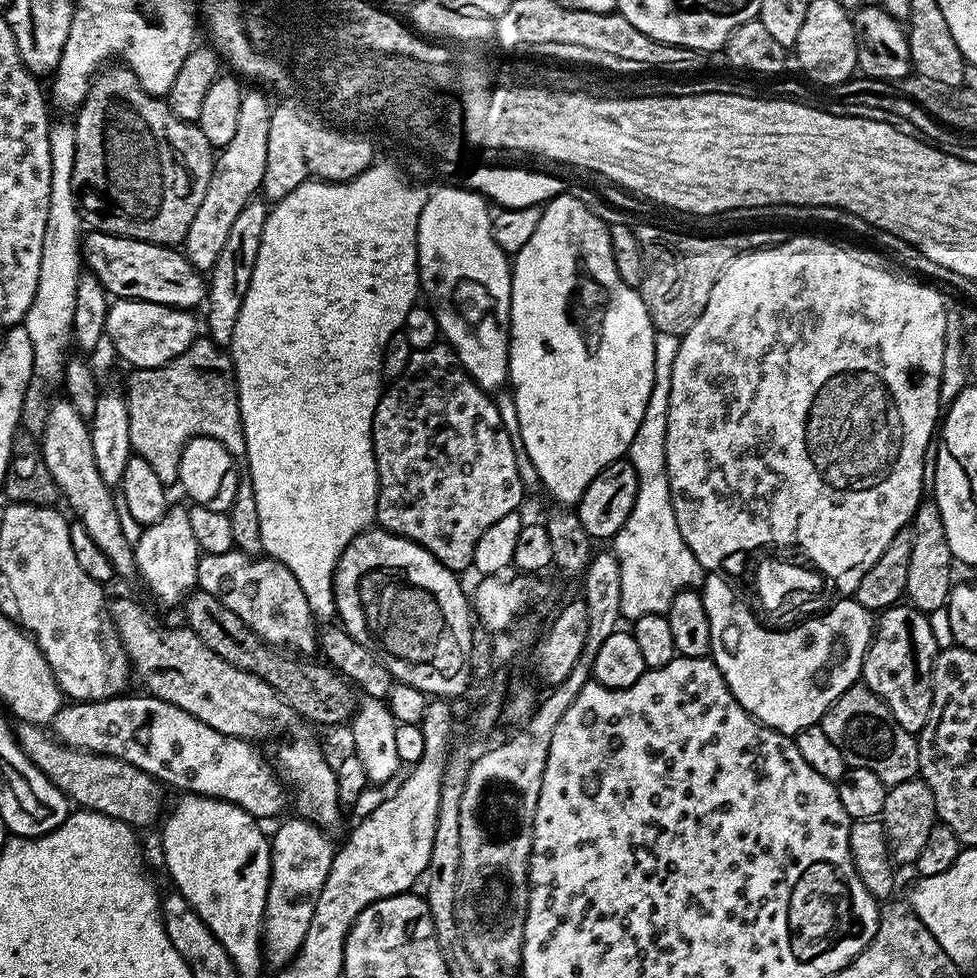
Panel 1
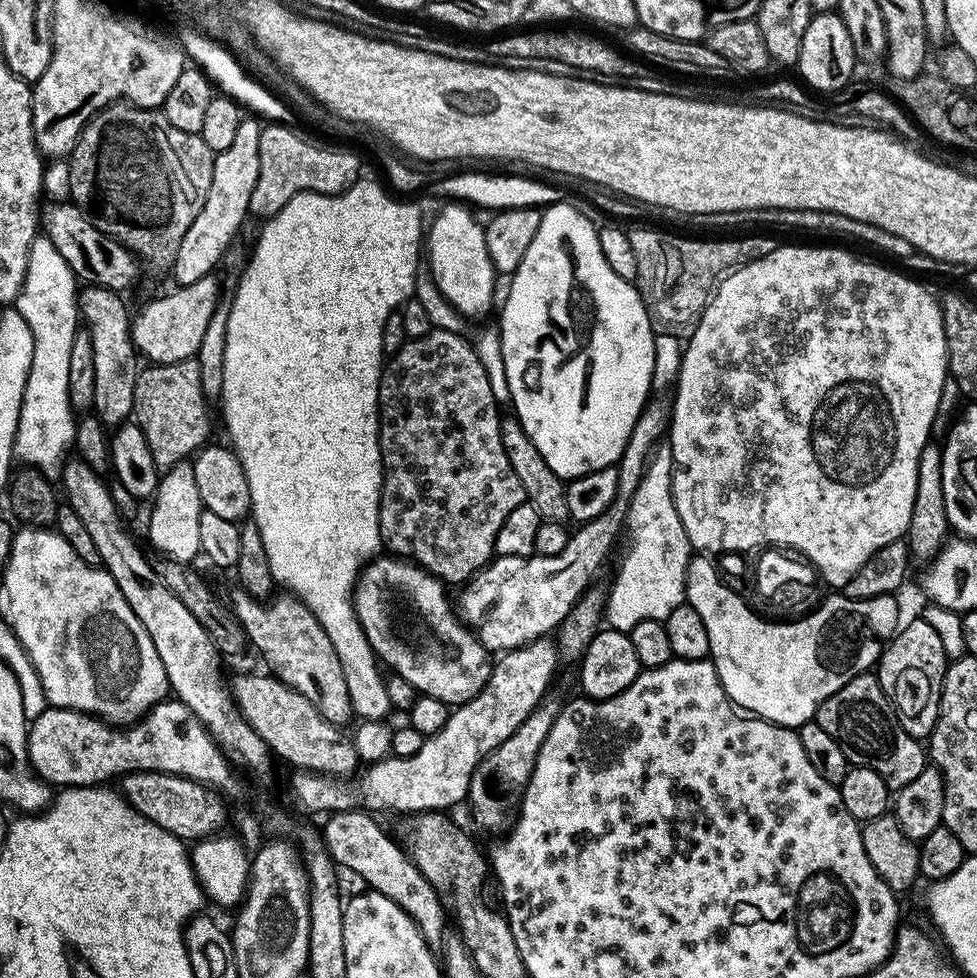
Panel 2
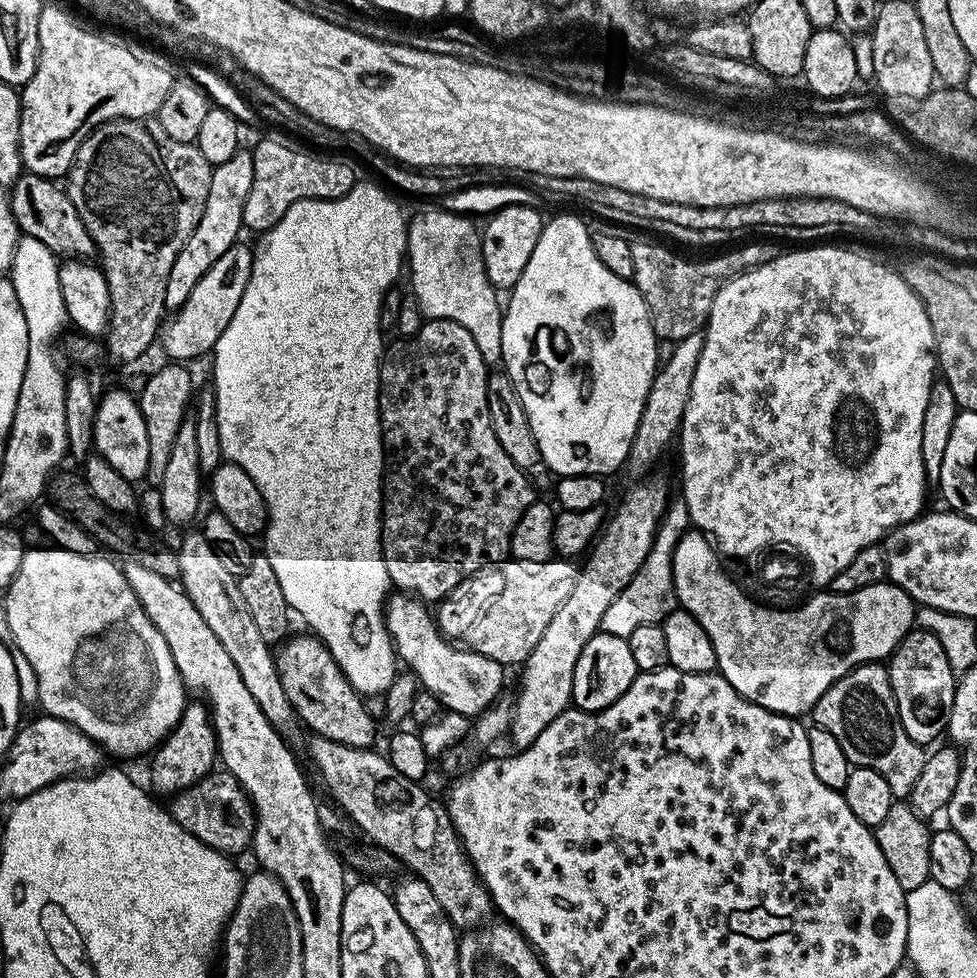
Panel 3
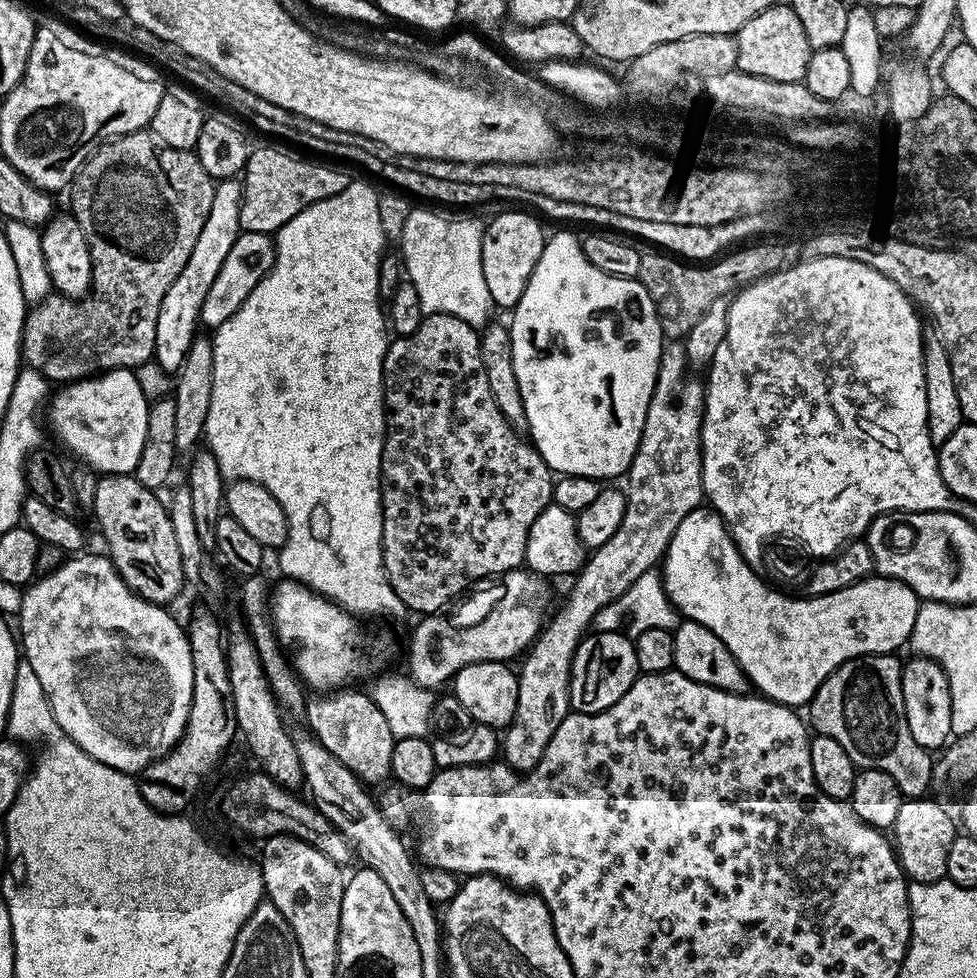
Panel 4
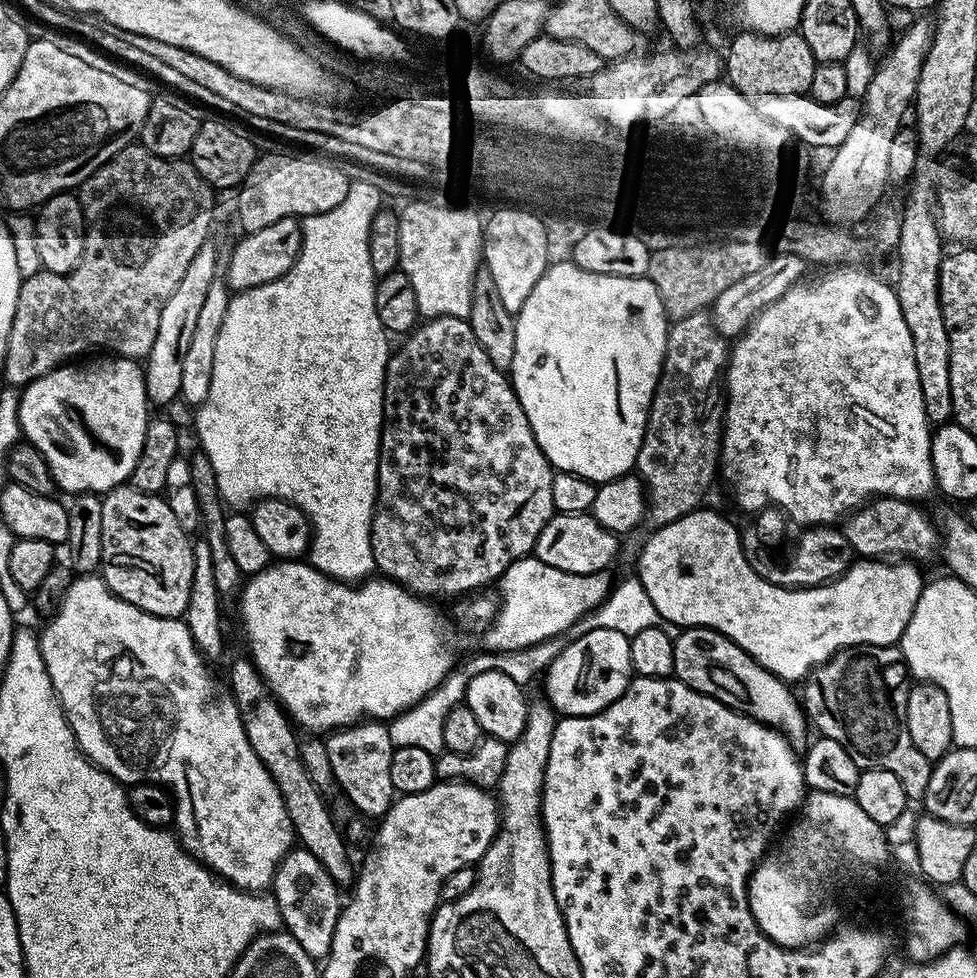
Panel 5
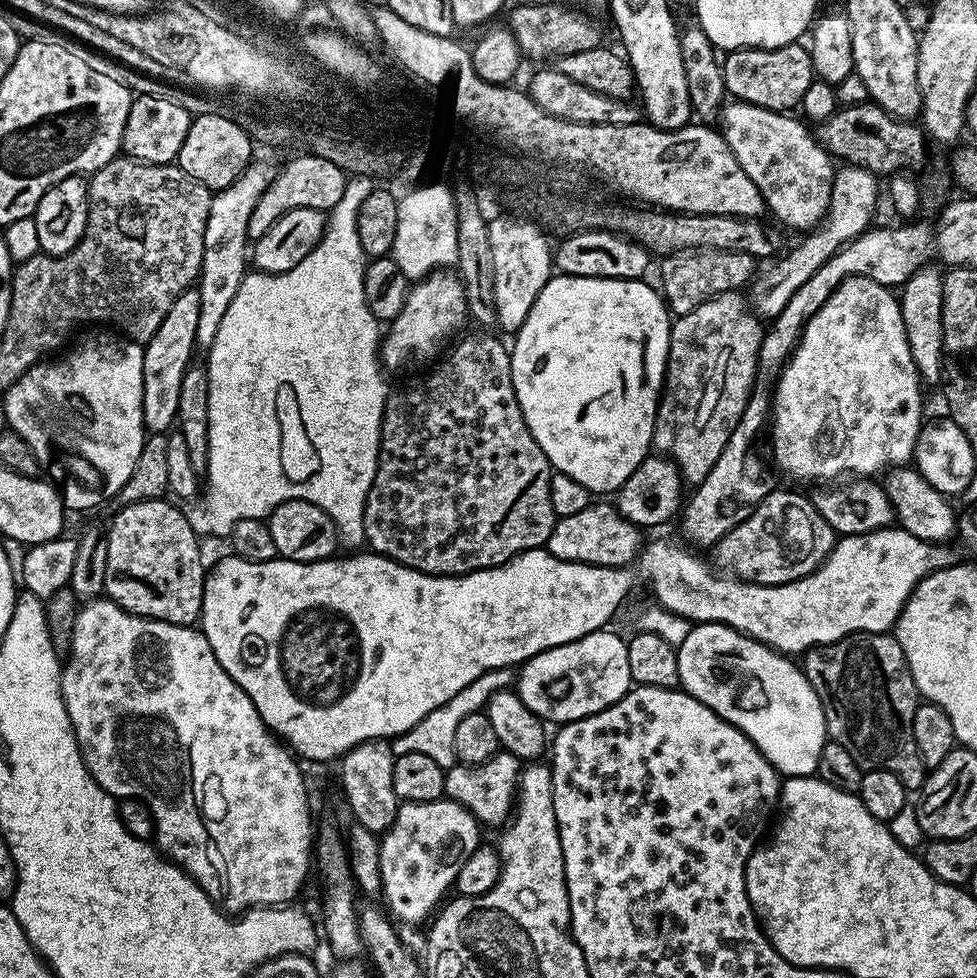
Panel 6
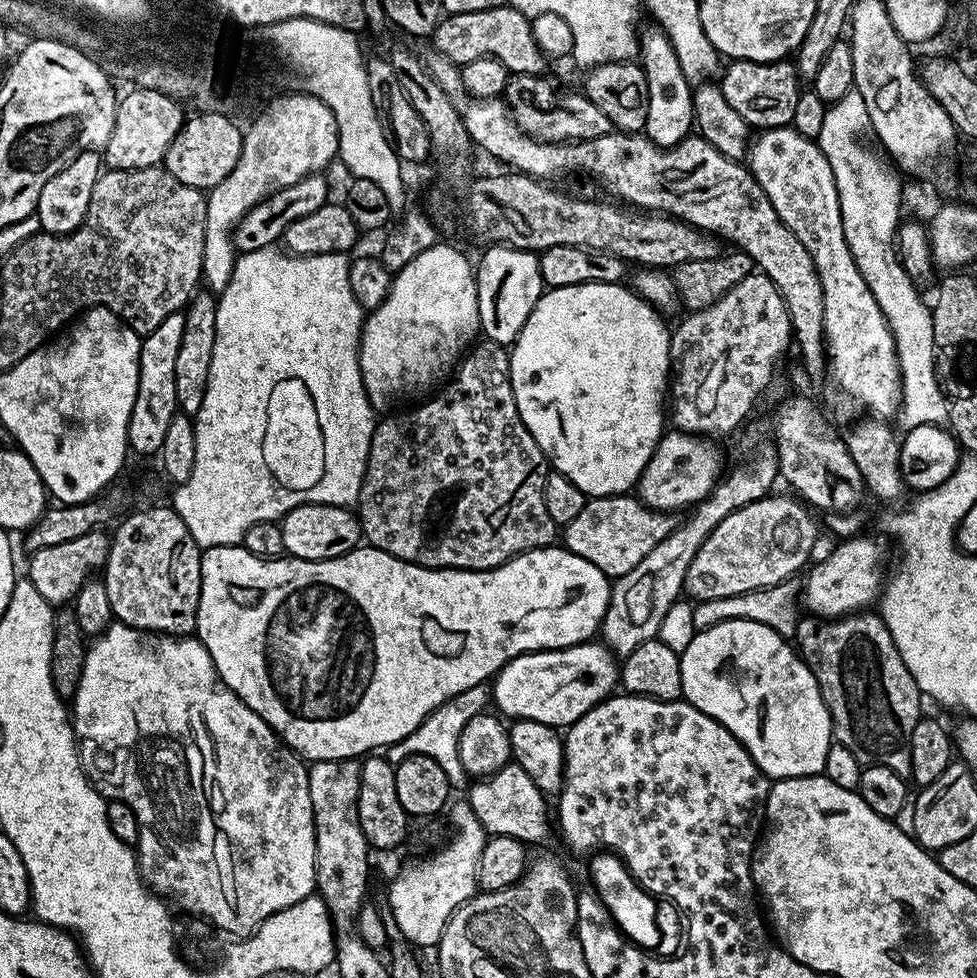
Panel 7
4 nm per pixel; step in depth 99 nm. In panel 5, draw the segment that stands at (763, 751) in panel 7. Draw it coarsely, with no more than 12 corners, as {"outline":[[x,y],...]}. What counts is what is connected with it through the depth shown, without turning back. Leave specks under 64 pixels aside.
{"outline":[[709,628],[674,640],[674,676],[799,742],[789,685]]}

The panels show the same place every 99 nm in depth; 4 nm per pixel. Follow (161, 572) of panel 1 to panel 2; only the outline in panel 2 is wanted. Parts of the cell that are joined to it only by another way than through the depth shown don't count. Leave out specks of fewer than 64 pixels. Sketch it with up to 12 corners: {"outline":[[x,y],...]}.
{"outline":[[192,460],[160,477],[148,540],[179,564],[201,555]]}

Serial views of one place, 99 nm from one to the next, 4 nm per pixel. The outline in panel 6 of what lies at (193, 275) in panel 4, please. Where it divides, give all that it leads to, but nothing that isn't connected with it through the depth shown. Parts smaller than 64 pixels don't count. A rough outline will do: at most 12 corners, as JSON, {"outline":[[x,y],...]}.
{"outline":[[188,288],[144,345],[142,418],[176,423],[182,374],[197,351],[200,294]]}

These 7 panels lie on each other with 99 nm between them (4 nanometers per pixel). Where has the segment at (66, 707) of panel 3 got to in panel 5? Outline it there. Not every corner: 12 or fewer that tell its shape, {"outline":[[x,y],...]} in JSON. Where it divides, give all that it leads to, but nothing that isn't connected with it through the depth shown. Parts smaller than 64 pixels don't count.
{"outline":[[77,575],[40,653],[81,752],[257,894],[294,833],[183,619]]}

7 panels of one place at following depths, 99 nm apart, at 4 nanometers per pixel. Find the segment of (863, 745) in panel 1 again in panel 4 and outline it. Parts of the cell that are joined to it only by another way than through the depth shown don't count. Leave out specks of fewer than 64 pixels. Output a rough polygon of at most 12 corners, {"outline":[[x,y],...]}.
{"outline":[[896,654],[838,666],[807,719],[906,798],[934,756],[910,734]]}

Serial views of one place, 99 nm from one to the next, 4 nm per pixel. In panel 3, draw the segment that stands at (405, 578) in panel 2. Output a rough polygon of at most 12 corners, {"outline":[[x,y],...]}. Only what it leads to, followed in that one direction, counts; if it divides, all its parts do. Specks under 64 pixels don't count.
{"outline":[[389,595],[396,654],[449,712],[501,699],[505,665],[441,638],[425,601]]}

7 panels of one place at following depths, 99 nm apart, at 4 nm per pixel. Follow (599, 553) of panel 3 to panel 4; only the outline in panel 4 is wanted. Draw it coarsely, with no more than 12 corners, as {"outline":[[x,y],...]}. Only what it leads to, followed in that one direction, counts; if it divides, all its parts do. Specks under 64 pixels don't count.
{"outline":[[665,343],[622,524],[518,668],[502,760],[527,774],[570,715],[592,619],[704,500],[704,384]]}

